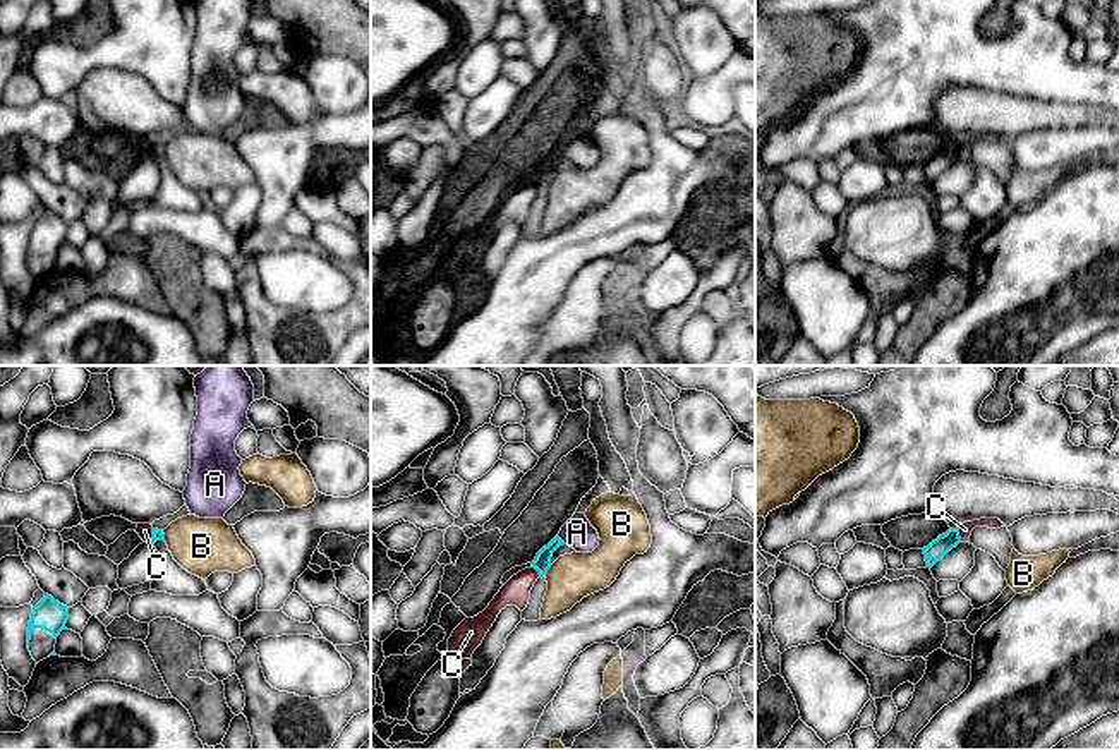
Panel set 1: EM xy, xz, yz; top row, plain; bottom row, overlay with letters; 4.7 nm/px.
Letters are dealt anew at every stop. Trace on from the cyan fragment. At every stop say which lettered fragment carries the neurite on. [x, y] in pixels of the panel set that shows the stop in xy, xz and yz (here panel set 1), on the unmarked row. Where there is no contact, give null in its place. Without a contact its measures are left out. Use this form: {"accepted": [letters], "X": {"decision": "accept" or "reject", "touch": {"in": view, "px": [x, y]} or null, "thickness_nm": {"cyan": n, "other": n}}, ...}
{"accepted": ["A"], "A": {"decision": "accept", "touch": {"in": "xz", "px": [560, 155]}, "thickness_nm": {"cyan": 80, "other": 150}}, "B": {"decision": "reject", "touch": {"in": "xz", "px": [548, 184]}, "thickness_nm": {"cyan": 80, "other": 220}}, "C": {"decision": "reject", "touch": {"in": "yz", "px": [958, 151]}, "thickness_nm": {"cyan": 90, "other": 60}}}

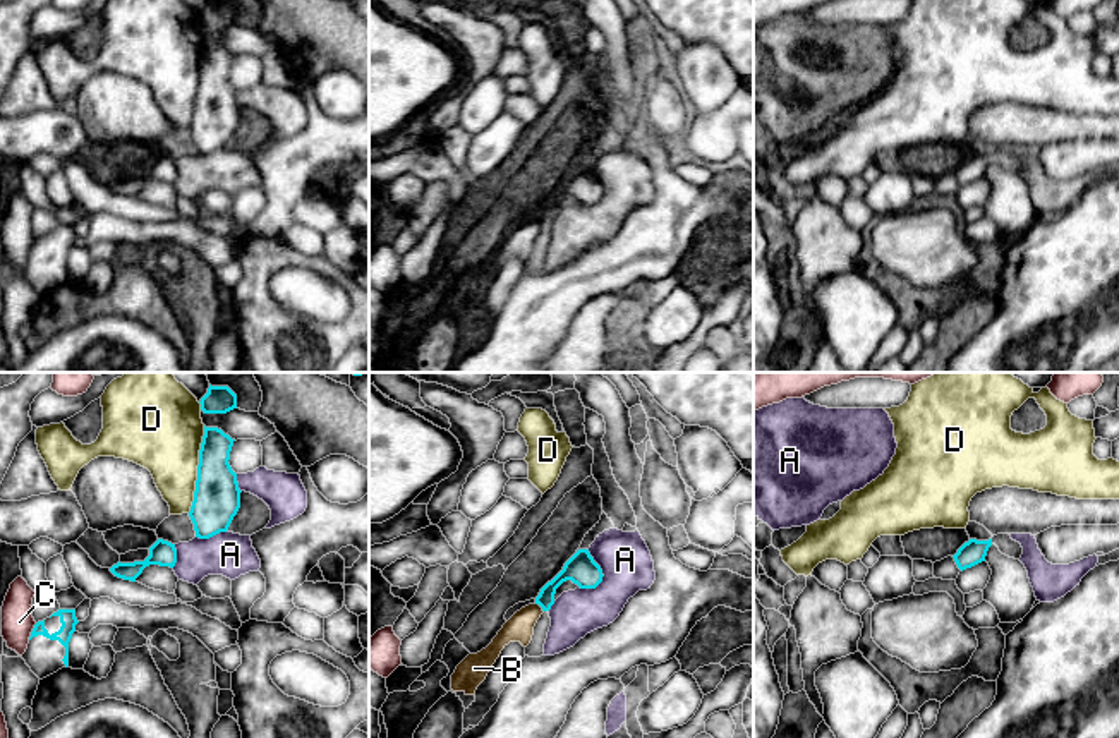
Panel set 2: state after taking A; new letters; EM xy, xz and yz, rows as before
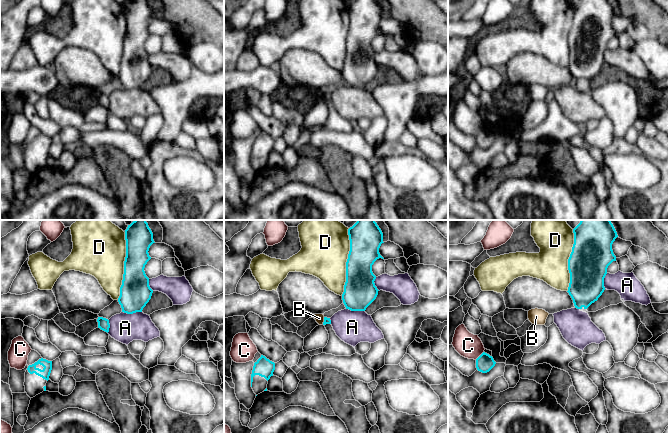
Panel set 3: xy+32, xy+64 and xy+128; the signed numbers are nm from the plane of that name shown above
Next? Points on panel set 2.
{"accepted": [], "A": {"decision": "reject", "touch": {"in": "xz", "px": [603, 191]}, "thickness_nm": {"cyan": 150, "other": 240}}, "B": {"decision": "reject", "touch": {"in": "xz", "px": [539, 220]}, "thickness_nm": {"cyan": 140, "other": 130}}, "C": {"decision": "reject", "touch": {"in": "xy", "px": [31, 248]}, "thickness_nm": {"cyan": 80, "other": 150}}, "D": {"decision": "reject", "touch": {"in": "xy", "px": [198, 84]}, "thickness_nm": {"cyan": 220, "other": 380}}}

